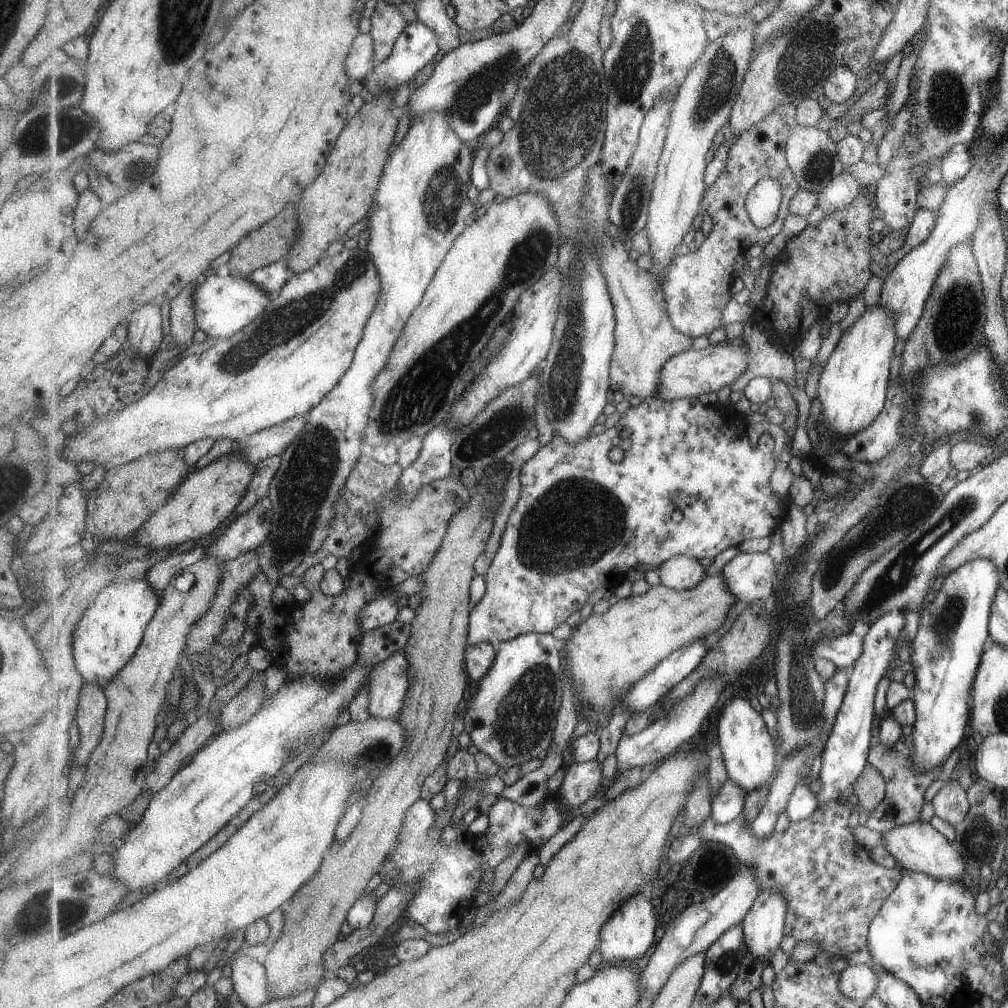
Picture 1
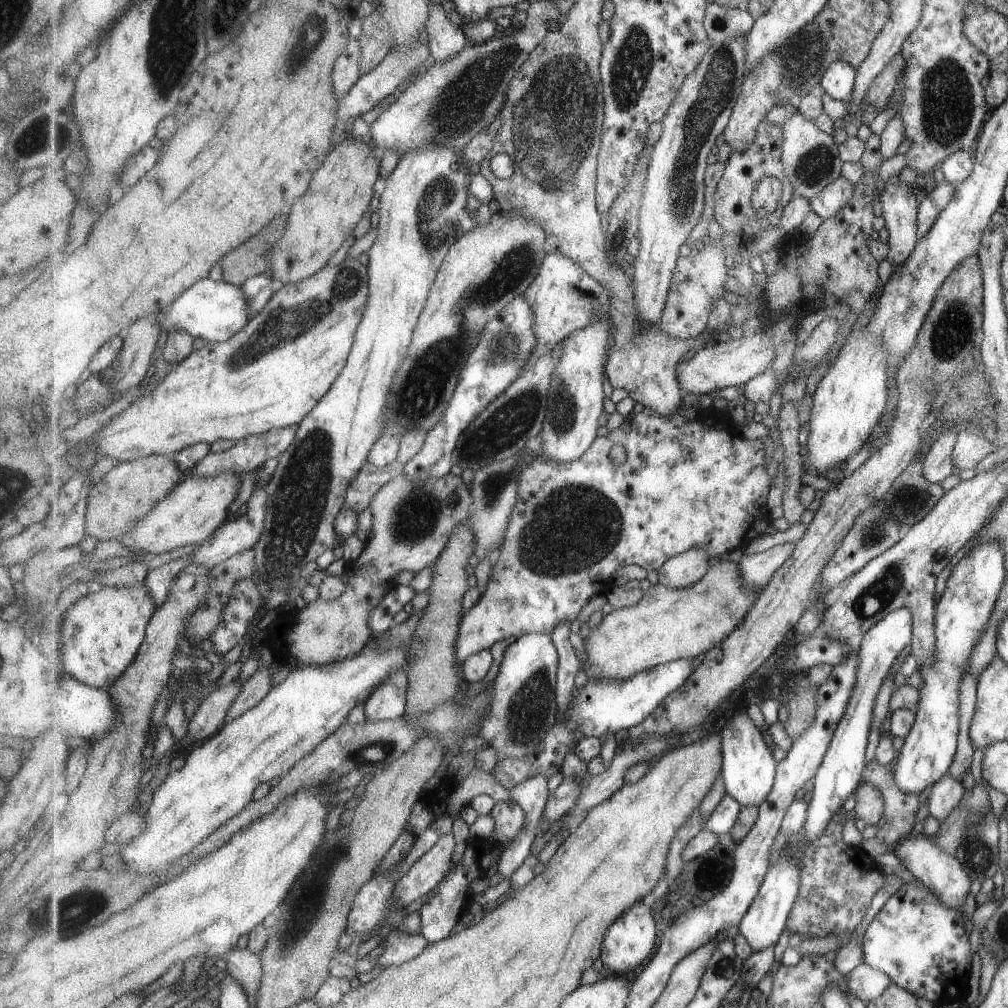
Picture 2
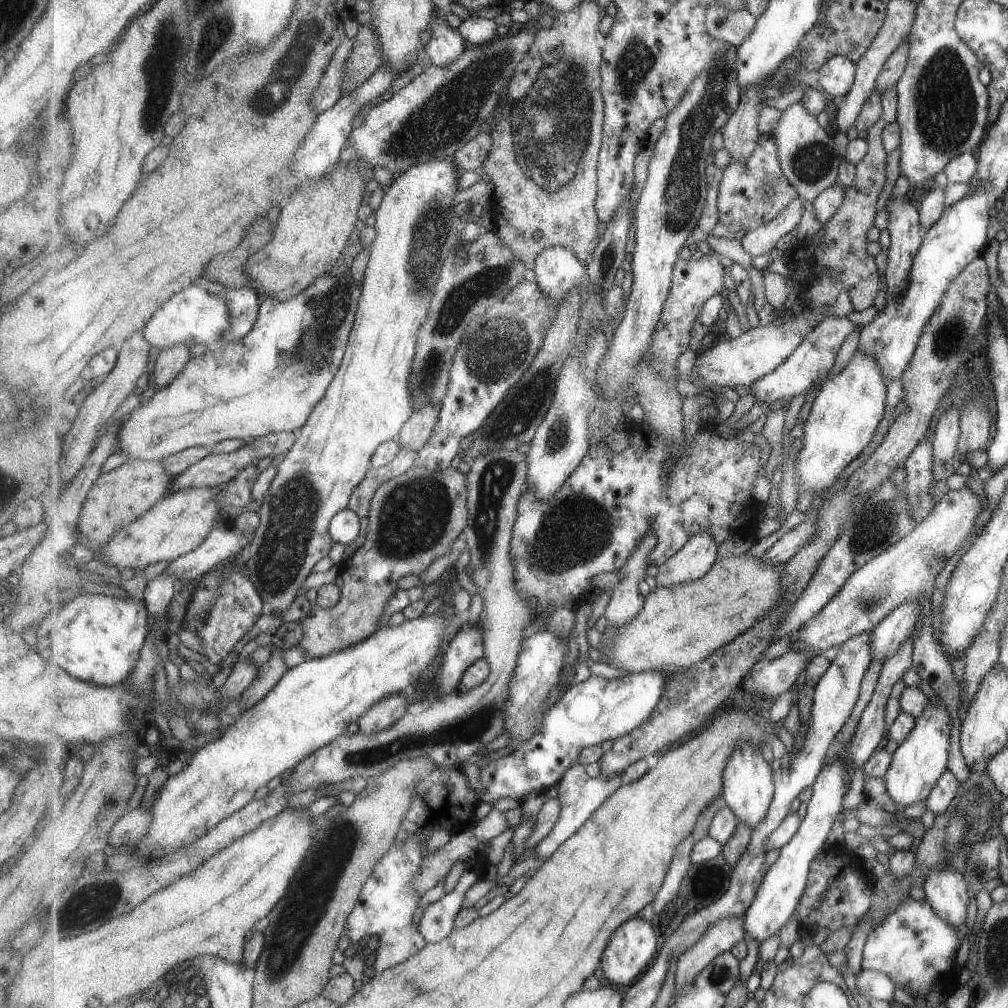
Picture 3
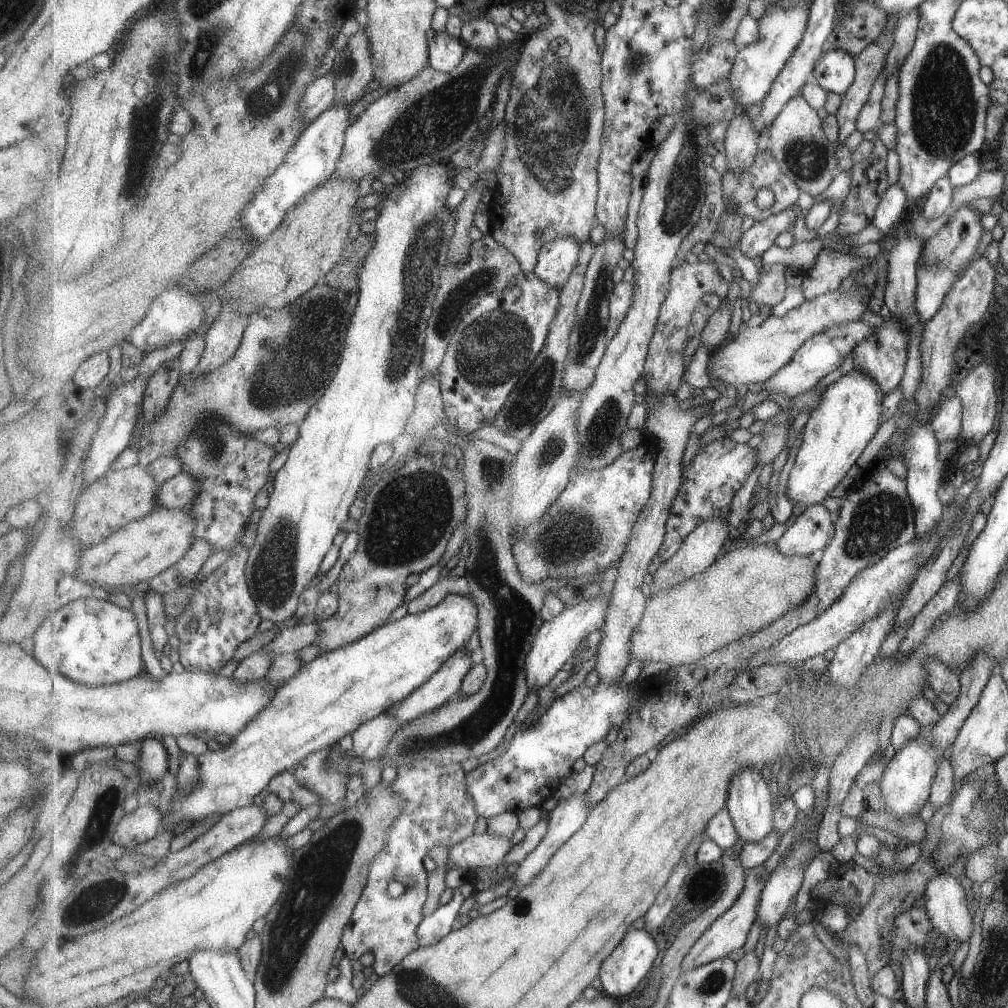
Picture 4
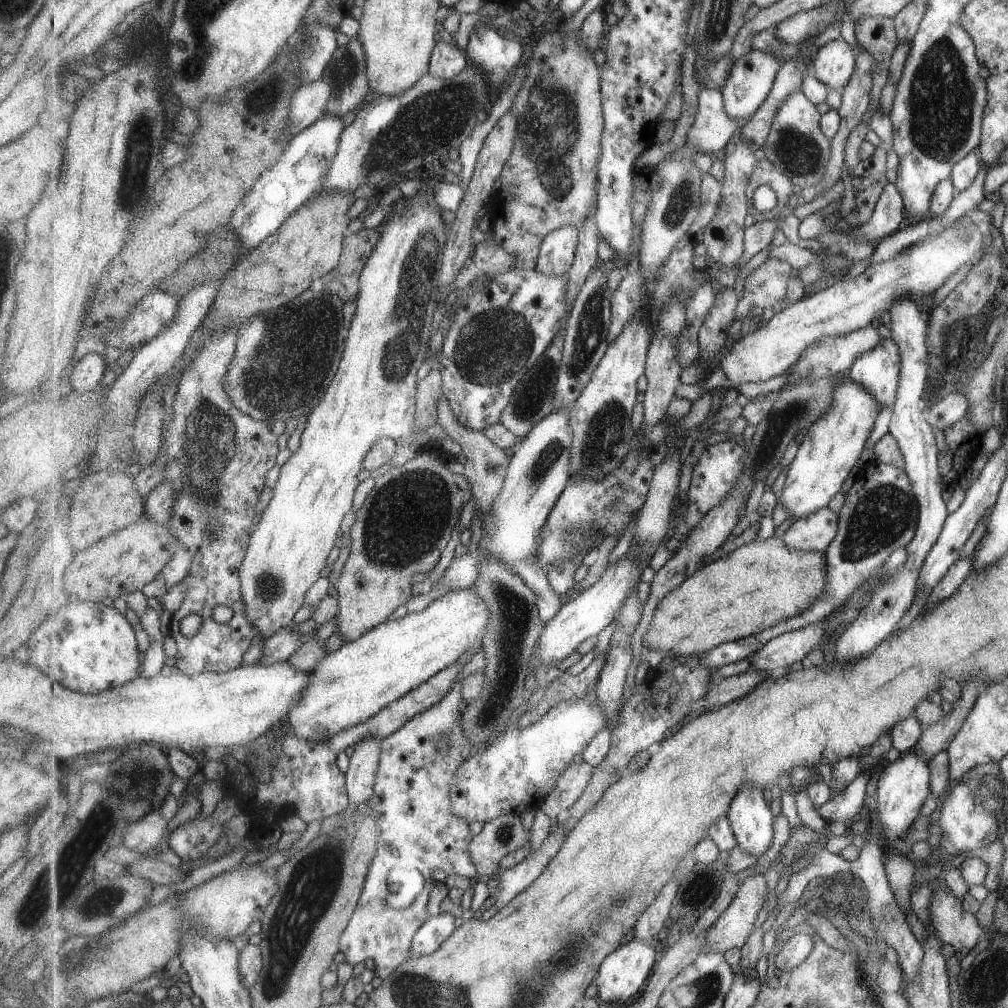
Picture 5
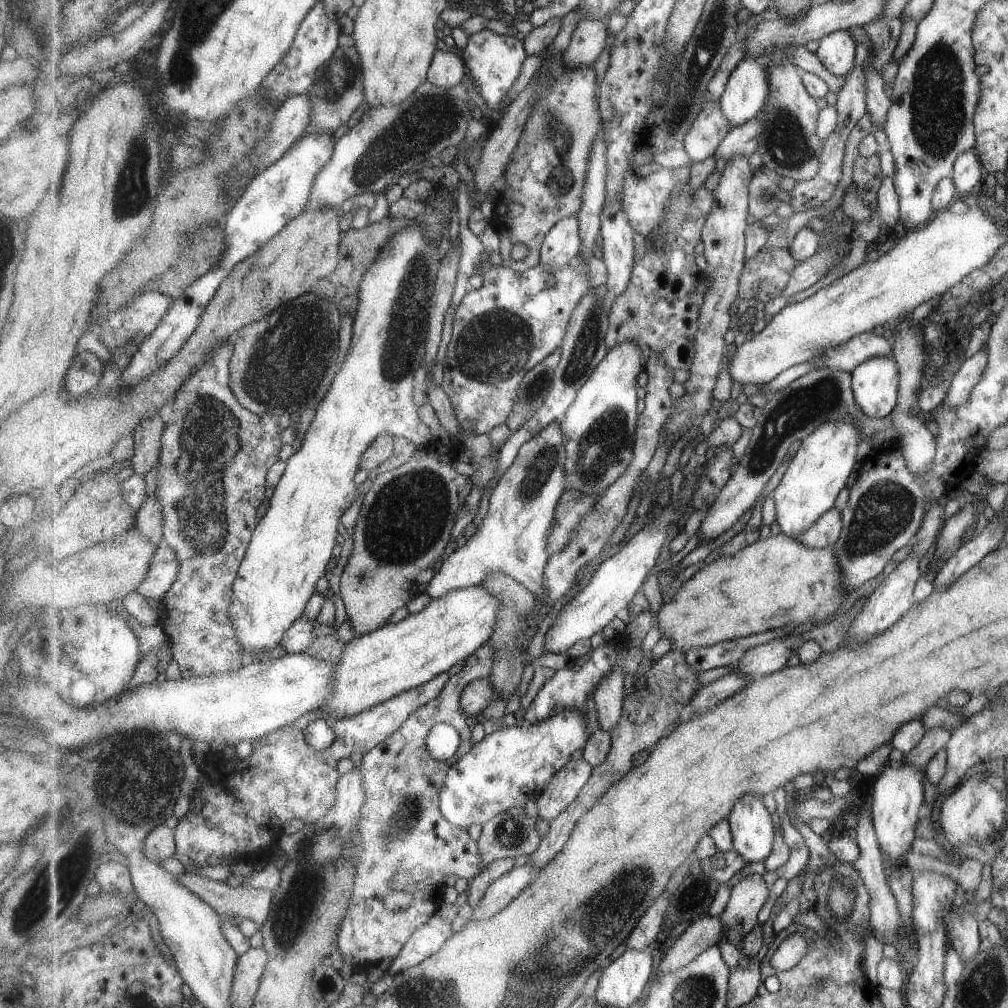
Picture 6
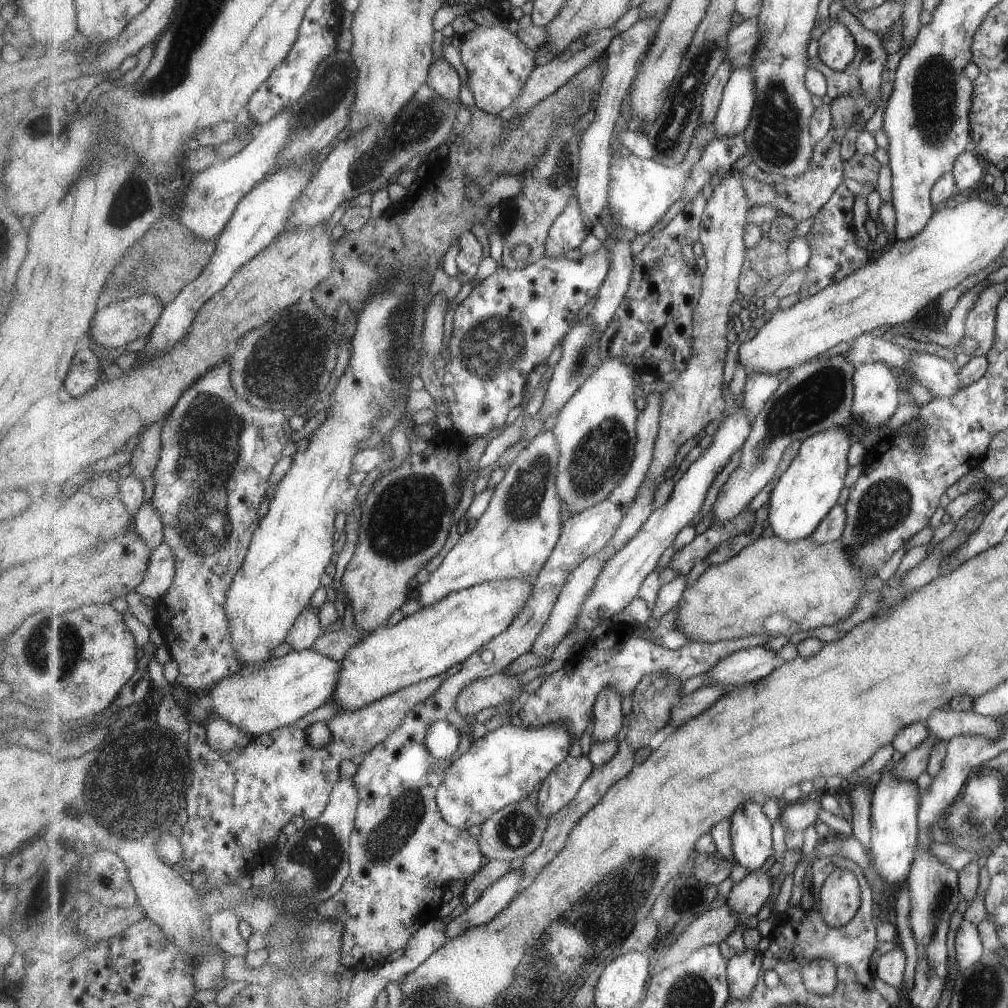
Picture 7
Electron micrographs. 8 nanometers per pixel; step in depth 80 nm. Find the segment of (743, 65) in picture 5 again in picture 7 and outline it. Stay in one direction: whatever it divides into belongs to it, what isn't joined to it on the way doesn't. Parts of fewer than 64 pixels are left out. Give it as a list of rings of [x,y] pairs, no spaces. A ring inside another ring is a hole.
[[[747,66],[737,68],[731,74],[716,120],[713,122],[717,139],[739,136],[749,126],[757,102],[757,84],[753,76],[755,72]]]

